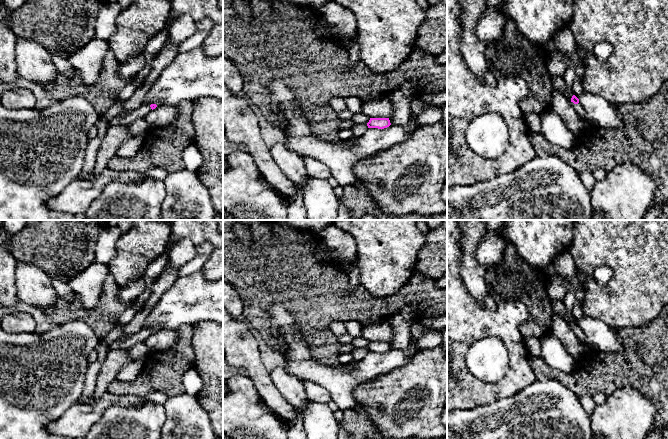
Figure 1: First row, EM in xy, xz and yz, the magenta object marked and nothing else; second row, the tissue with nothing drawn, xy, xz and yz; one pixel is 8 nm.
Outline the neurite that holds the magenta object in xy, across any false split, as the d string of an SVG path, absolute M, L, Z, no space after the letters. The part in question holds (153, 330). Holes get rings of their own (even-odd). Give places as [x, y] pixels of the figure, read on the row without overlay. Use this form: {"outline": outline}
{"outline": "M142 328L140 329L138 332L136 332L135 334L133 334L130 338L128 338L127 340L125 340L119 349L126 351L127 353L129 353L129 350L134 347L137 343L139 342L143 342L146 341L146 339L153 333L155 333L157 331L156 328Z"}

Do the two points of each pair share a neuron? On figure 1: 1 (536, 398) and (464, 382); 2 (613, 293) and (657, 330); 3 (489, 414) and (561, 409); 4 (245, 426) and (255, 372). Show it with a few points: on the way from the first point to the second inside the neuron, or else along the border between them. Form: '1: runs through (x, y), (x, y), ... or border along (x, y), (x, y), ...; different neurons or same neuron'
1: border along (535, 380), (493, 402); different neurons
2: border along (657, 316), (641, 326), (625, 328); different neurons
3: runs through (507, 414), (543, 414); same neuron
4: border along (247, 375), (265, 404); different neurons

